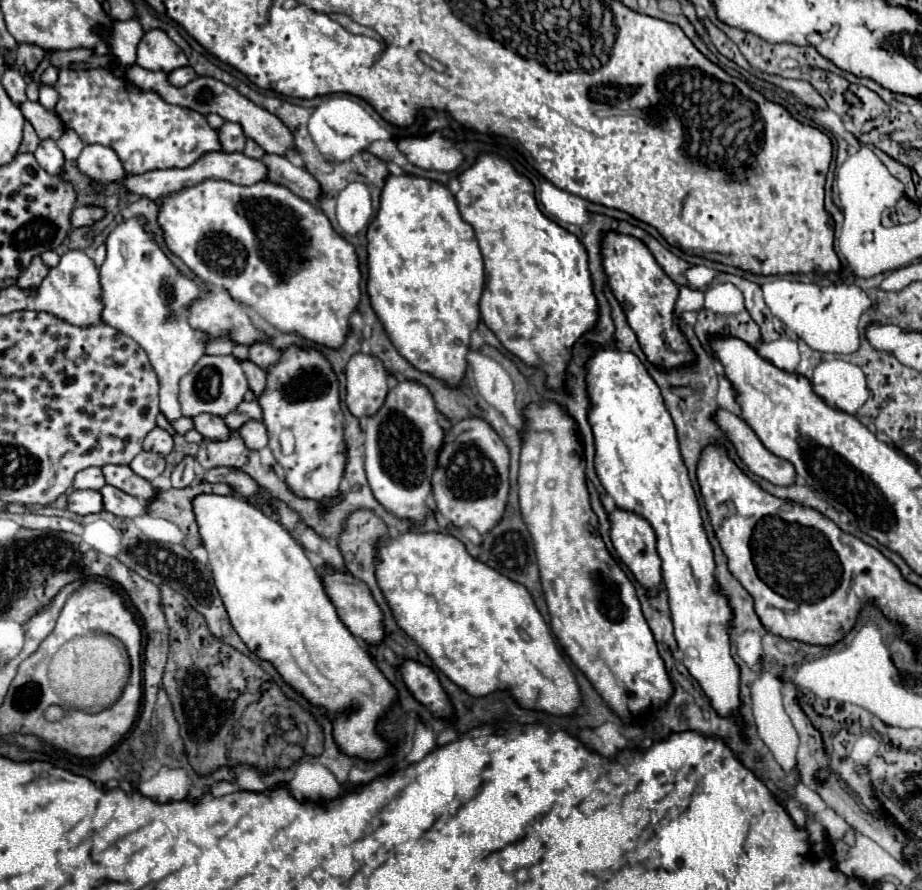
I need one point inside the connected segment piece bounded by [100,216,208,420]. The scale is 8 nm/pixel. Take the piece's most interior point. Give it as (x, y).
(144, 295)

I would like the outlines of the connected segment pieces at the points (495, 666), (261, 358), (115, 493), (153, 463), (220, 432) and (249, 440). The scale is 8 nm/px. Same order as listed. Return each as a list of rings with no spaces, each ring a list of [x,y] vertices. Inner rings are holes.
[[[404,532],[396,538],[388,534],[376,542],[374,564],[376,582],[396,624],[428,654],[438,670],[468,694],[480,698],[488,692],[510,690],[520,706],[558,716],[572,714],[580,706],[580,688],[576,678],[560,656],[550,628],[538,612],[530,592],[488,564],[472,558],[458,538],[442,532]],[[406,574],[416,576],[416,586],[412,590],[404,590],[402,586],[402,578]]]
[[[254,342],[252,348],[250,348],[250,356],[248,358],[254,364],[258,364],[260,368],[268,368],[268,366],[276,364],[278,356],[280,356],[280,352],[272,344],[268,344],[268,342]]]
[[[104,484],[100,490],[102,494],[102,504],[104,504],[104,510],[116,514],[116,516],[124,516],[124,518],[134,518],[138,514],[144,514],[144,500],[140,498],[134,498],[110,484]]]
[[[142,450],[140,454],[134,456],[134,460],[130,462],[130,468],[132,468],[138,476],[142,476],[142,478],[146,478],[146,480],[154,480],[156,476],[160,476],[160,474],[164,472],[166,462],[164,462],[164,458],[162,458],[160,454]]]
[[[198,414],[192,420],[194,420],[194,428],[204,438],[210,438],[210,440],[224,440],[224,436],[228,436],[228,432],[230,432],[230,428],[224,424],[224,420],[214,414]]]
[[[248,420],[238,432],[240,432],[240,436],[244,436],[244,442],[248,444],[248,448],[260,450],[268,444],[268,432],[266,432],[264,424],[258,420]]]

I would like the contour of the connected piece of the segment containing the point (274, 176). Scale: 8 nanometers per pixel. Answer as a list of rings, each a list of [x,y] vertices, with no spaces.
[[[264,154],[262,162],[268,168],[266,178],[270,182],[280,184],[288,188],[292,194],[316,204],[316,192],[320,192],[320,184],[316,184],[316,180],[312,180],[312,176],[304,172],[304,168],[290,164],[284,156],[272,156],[272,154]]]

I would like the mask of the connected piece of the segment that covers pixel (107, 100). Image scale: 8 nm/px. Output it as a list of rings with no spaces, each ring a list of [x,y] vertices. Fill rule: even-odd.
[[[106,68],[60,70],[54,88],[60,96],[54,112],[64,126],[72,128],[84,144],[112,148],[128,174],[186,168],[202,154],[222,150],[216,130],[208,126],[200,112],[168,104],[156,92],[140,90]]]

